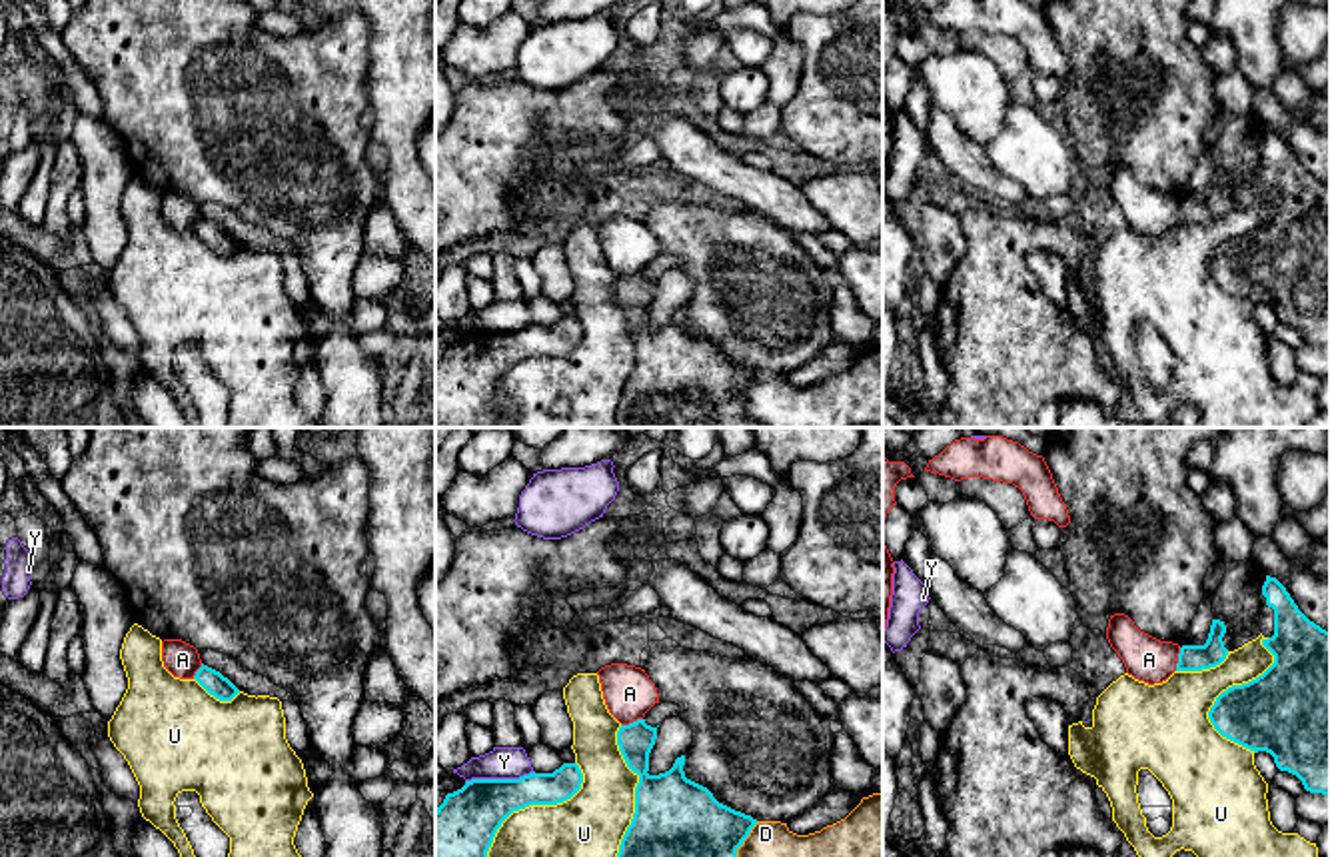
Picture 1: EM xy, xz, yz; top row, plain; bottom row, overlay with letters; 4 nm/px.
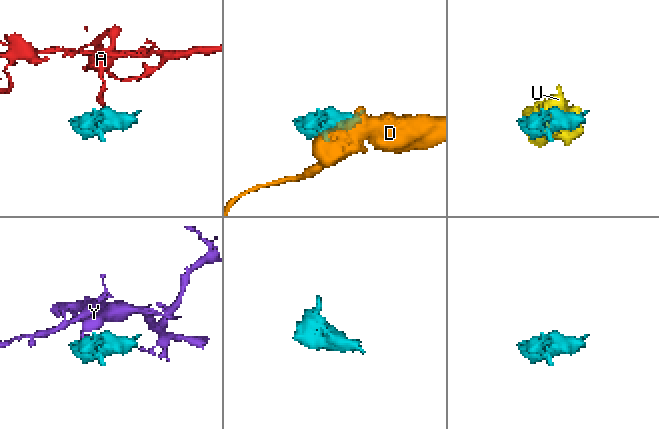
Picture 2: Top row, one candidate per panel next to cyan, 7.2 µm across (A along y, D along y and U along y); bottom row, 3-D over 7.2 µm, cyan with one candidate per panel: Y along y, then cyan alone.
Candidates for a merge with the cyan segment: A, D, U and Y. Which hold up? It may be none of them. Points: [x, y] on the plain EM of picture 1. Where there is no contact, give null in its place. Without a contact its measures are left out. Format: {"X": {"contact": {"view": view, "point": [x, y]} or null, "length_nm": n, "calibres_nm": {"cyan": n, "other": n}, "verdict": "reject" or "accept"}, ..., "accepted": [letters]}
{"A": {"contact": {"view": "yz", "point": [1179, 212]}, "length_nm": 100, "calibres_nm": {"cyan": 110, "other": 180}, "verdict": "reject"}, "D": {"contact": {"view": "xz", "point": [735, 408]}, "length_nm": 220, "calibres_nm": {"cyan": 500, "other": 240}, "verdict": "reject"}, "U": {"contact": {"view": "yz", "point": [1227, 242]}, "length_nm": 460, "calibres_nm": {"cyan": 360, "other": 280}, "verdict": "reject"}, "Y": {"contact": {"view": "xz", "point": [500, 332]}, "length_nm": 280, "calibres_nm": {"cyan": 260, "other": 130}, "verdict": "reject"}, "accepted": []}

